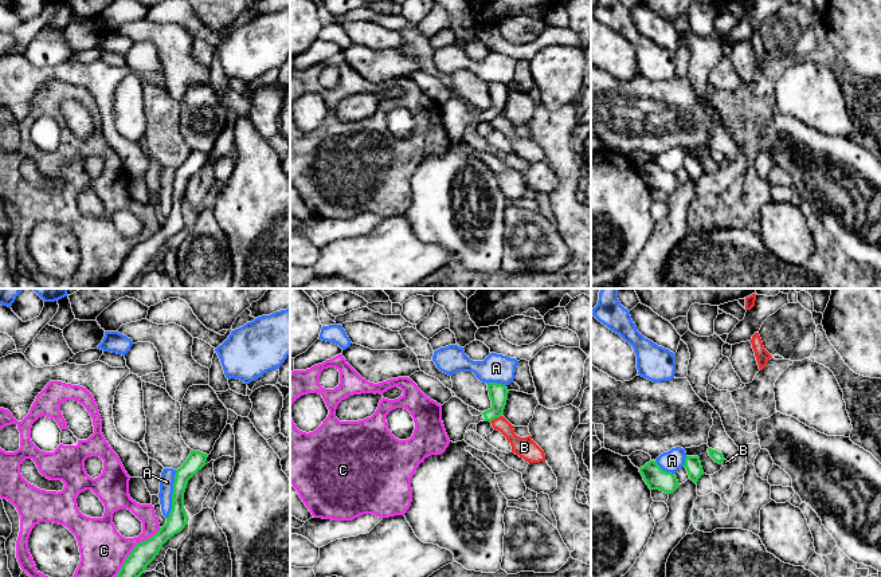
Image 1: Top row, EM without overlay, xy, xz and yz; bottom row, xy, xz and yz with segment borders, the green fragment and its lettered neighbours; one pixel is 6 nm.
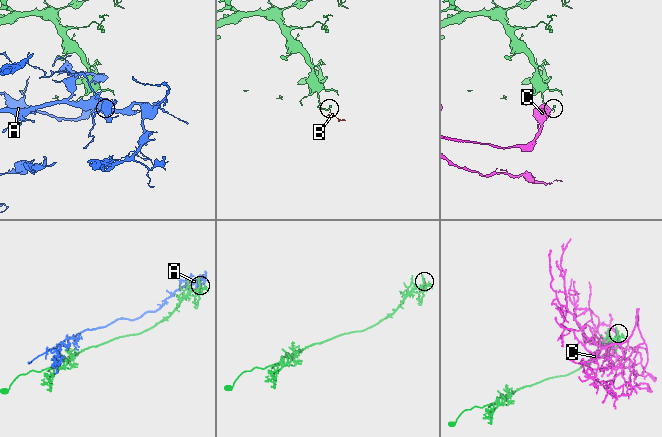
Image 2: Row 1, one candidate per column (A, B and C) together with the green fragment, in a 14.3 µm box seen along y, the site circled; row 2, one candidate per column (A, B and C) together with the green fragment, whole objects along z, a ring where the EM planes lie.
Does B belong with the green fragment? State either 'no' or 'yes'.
no

